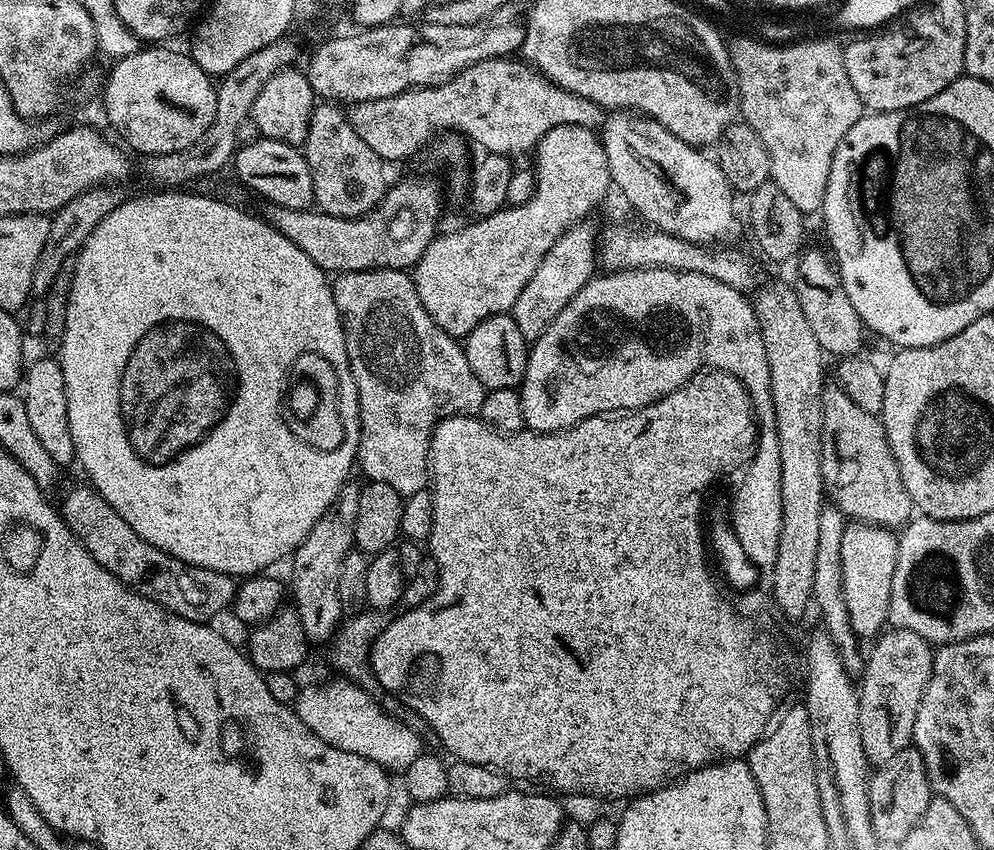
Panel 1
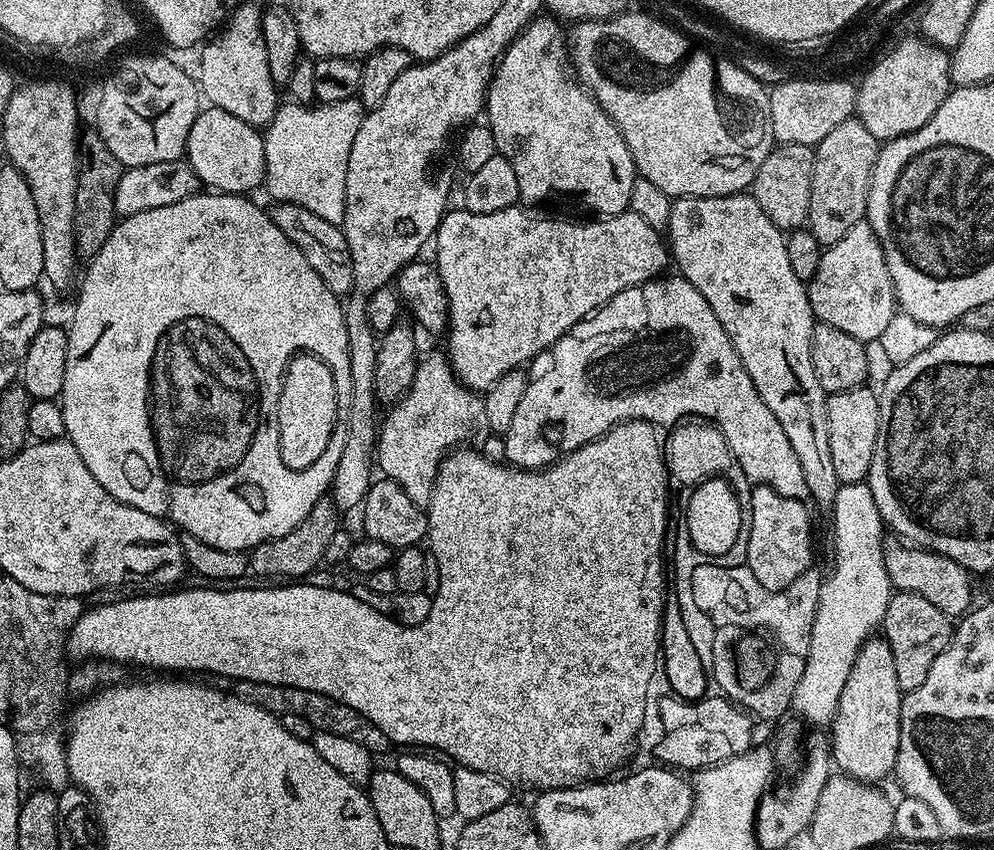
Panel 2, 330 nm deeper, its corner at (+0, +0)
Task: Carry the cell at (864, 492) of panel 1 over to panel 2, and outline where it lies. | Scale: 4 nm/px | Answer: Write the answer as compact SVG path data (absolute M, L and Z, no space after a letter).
M899 538L885 539L884 561L893 589L922 594L926 602L938 606L938 610L942 610L942 614L950 618L959 618L973 607L973 577L962 566L958 566L958 562L937 552L927 552L926 549L915 547Z

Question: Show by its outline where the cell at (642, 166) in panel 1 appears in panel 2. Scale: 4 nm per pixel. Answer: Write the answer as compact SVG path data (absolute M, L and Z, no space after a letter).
M750 194L734 196L677 196L670 210L670 222L666 244L671 259L677 264L679 275L689 280L710 302L710 310L722 322L722 330L730 334L746 374L754 382L762 402L770 406L770 414L778 418L786 438L790 438L790 450L802 466L802 478L806 478L807 495L813 496L824 510L831 509L841 482L834 474L834 462L830 455L830 430L826 426L826 402L828 396L814 374L812 361L812 325L814 317L805 281L794 274L790 267L790 254L785 233L762 214L762 206Z

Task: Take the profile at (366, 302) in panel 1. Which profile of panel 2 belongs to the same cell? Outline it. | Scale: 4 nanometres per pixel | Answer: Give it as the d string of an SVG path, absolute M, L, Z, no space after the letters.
M447 355L428 356L419 361L414 374L414 382L410 390L402 399L387 409L388 417L382 420L376 437L375 463L378 465L387 479L394 481L402 490L406 490L410 502L414 502L419 508L427 509L432 501L432 491L436 485L436 475L440 464L449 452L459 449L461 446L479 446L490 435L486 422L486 406L483 399L473 389L460 383L456 371L452 368L452 362Z

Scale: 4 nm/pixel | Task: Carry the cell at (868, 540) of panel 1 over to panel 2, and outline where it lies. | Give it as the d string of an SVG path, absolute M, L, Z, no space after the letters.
M869 638L864 643L864 649L860 651L860 657L856 659L850 670L850 678L846 678L846 686L842 686L842 698L838 698L838 710L830 725L832 759L835 767L843 775L853 776L855 780L865 782L880 782L876 780L882 779L883 776L891 777L893 775L900 741L901 699L898 674L894 671L894 654L890 650L887 640Z

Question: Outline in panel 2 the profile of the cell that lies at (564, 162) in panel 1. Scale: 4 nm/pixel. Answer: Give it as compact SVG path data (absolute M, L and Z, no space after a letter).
M544 14L531 20L522 34L508 44L488 87L486 127L493 134L497 153L514 166L520 198L525 205L565 196L585 204L592 211L589 213L597 217L617 216L629 211L630 190L634 190L638 173L618 126L614 126L595 96L580 83L572 67L566 32L560 28L563 28L561 21Z

